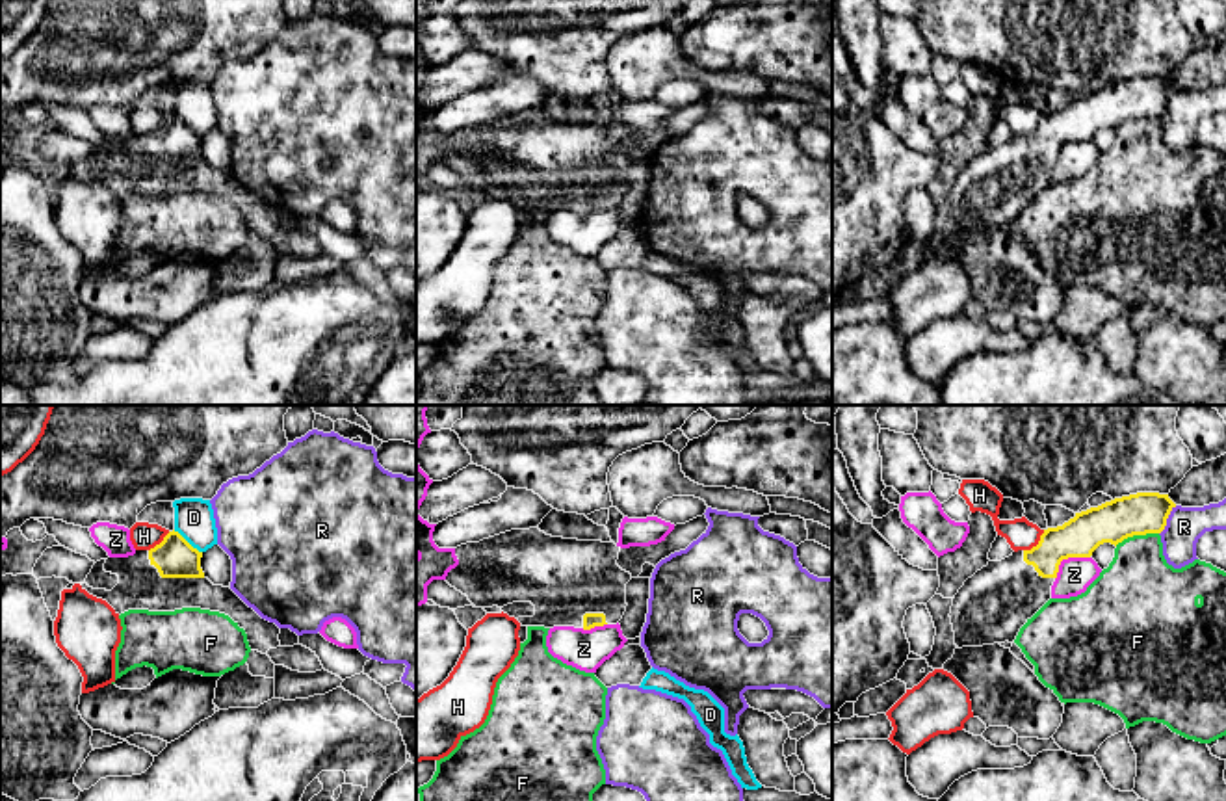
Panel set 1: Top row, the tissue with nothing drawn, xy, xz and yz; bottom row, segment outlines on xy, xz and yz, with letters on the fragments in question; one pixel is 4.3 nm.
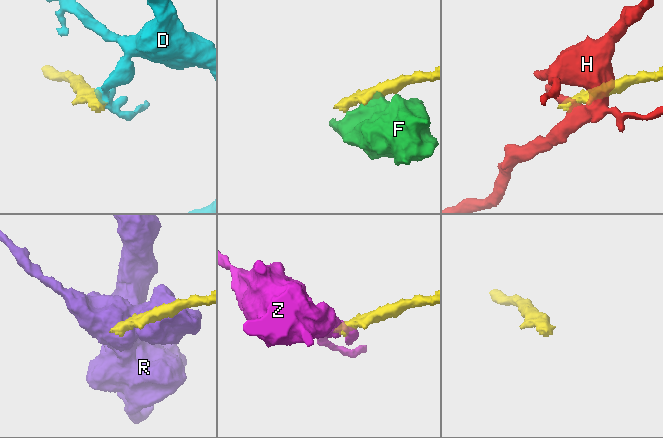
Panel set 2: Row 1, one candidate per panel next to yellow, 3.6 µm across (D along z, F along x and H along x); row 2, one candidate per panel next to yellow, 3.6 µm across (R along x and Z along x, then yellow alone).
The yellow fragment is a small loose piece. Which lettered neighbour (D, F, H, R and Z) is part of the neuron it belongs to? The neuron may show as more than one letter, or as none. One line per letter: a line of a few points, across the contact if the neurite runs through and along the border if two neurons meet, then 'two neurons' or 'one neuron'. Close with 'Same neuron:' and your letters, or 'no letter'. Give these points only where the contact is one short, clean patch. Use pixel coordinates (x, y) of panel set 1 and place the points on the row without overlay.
D: two neurons
F: two neurons
H: line yz (1044, 114), (1041, 123), (1024, 134); two neurons
R: two neurons
Z: line yz (1089, 140), (1065, 142), (1056, 162); two neurons
Same neuron: no letter

